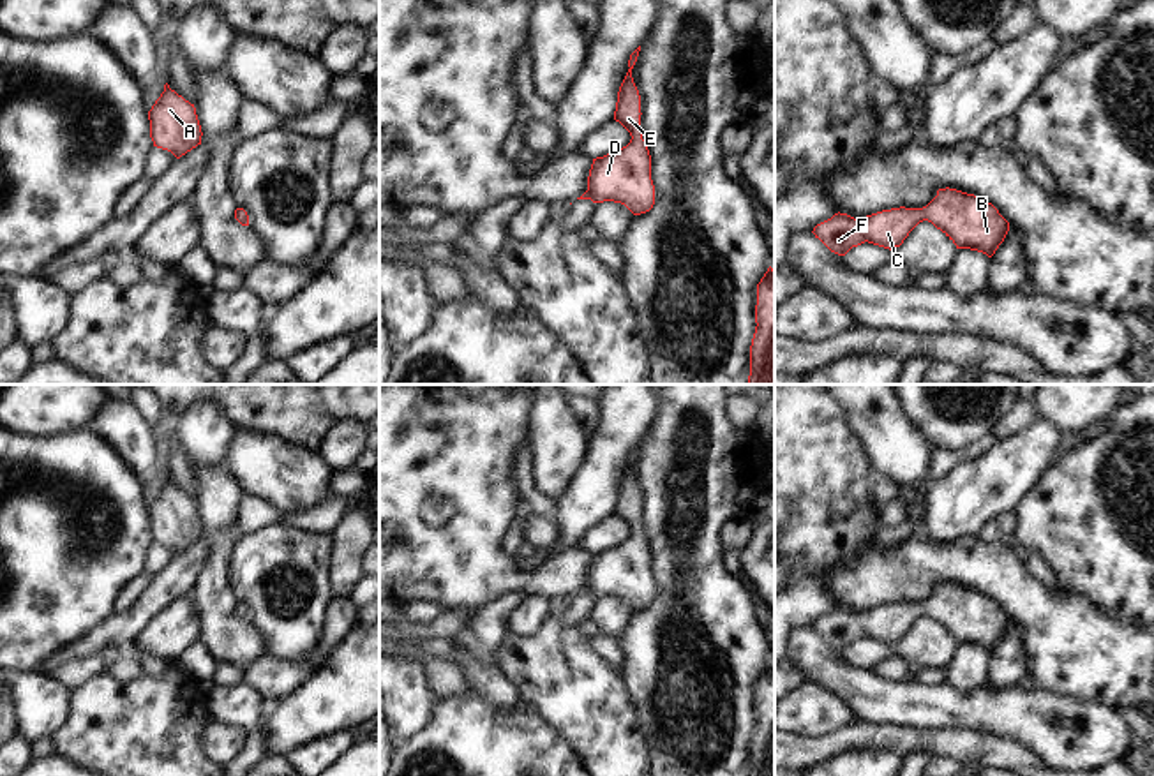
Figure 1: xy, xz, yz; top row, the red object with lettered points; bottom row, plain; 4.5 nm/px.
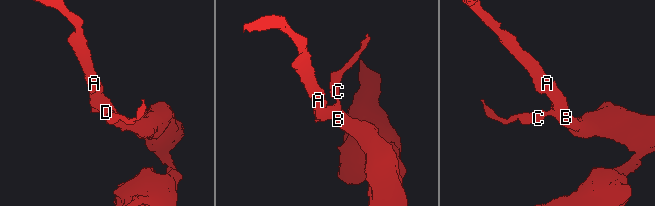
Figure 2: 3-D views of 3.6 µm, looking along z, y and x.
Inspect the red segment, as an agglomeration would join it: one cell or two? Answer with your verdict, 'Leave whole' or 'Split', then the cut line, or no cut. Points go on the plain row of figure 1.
Leave whole. No split.

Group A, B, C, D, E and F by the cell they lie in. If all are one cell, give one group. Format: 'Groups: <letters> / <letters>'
Groups: A B C D E F.

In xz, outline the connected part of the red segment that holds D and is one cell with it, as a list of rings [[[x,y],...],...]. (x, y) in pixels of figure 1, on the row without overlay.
[[[641,441],[630,450],[630,464],[619,481],[614,506],[614,515],[630,527],[632,534],[621,545],[593,554],[588,586],[577,593],[621,598],[633,610],[646,608],[655,600],[651,550],[641,522],[641,490],[632,473],[639,446]]]

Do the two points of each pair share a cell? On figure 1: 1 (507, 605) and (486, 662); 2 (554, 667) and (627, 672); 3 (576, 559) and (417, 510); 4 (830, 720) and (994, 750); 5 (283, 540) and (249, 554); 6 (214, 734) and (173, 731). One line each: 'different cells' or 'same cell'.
1: same cell
2: different cells
3: same cell
4: different cells
5: same cell
6: different cells

